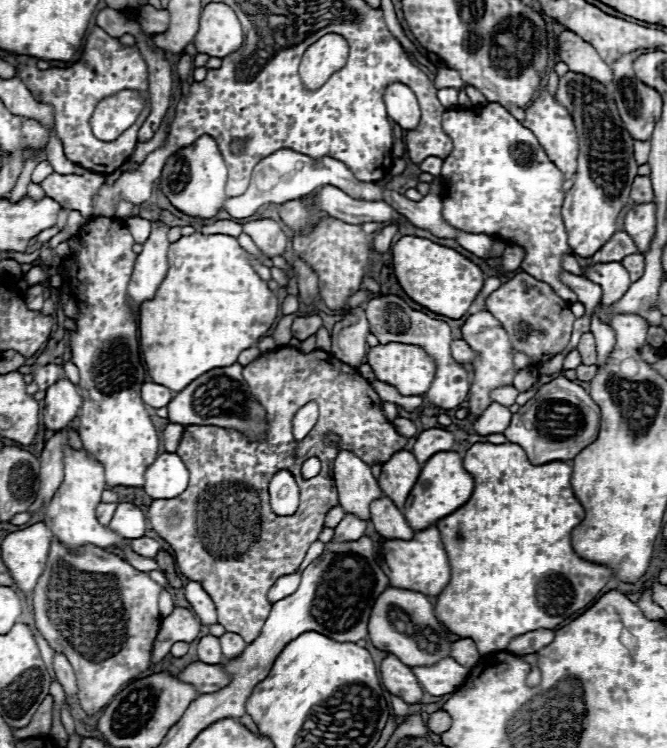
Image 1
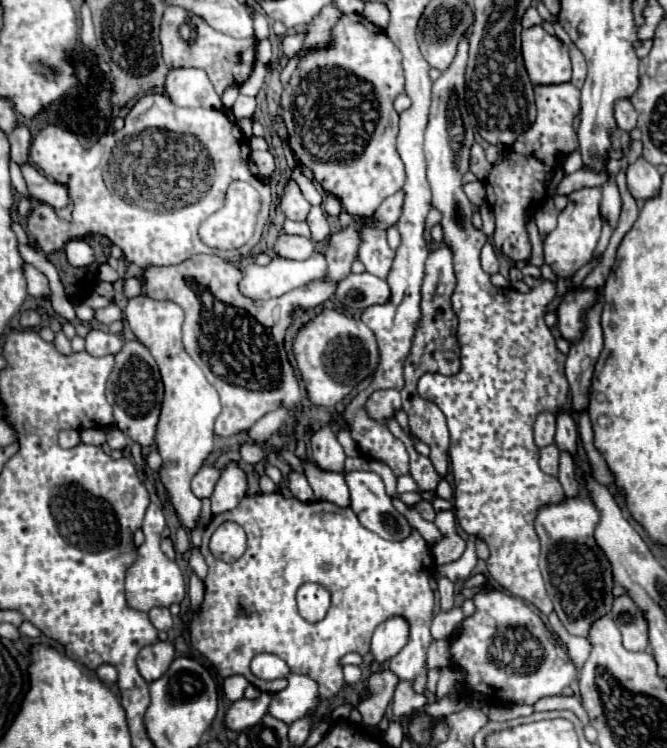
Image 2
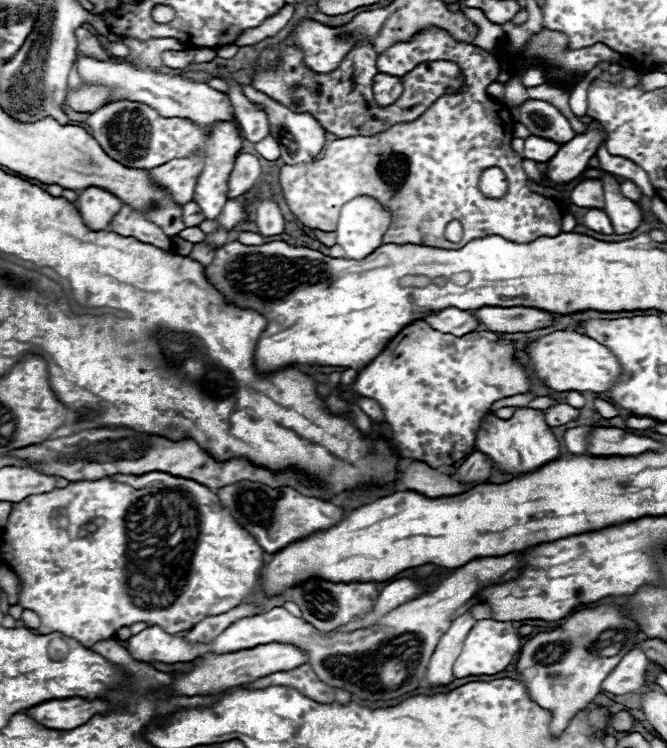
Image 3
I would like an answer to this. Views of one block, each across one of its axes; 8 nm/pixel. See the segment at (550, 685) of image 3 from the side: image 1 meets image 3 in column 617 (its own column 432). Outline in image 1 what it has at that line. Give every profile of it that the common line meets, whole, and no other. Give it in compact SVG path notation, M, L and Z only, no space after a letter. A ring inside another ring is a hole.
M388 586L374 602L368 632L376 648L392 652L406 662L406 666L432 666L434 662L450 656L452 634L438 622L434 606L420 592Z

